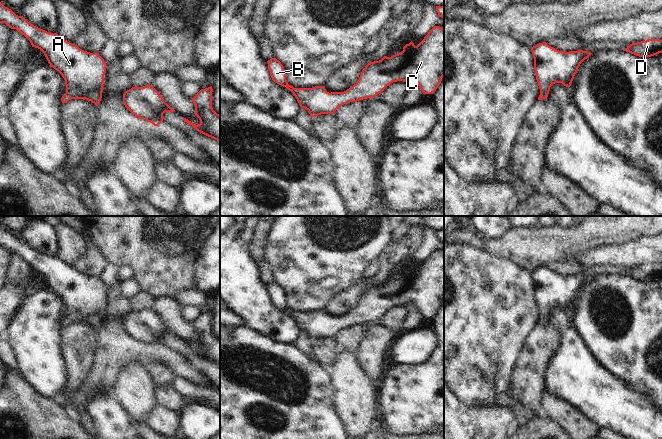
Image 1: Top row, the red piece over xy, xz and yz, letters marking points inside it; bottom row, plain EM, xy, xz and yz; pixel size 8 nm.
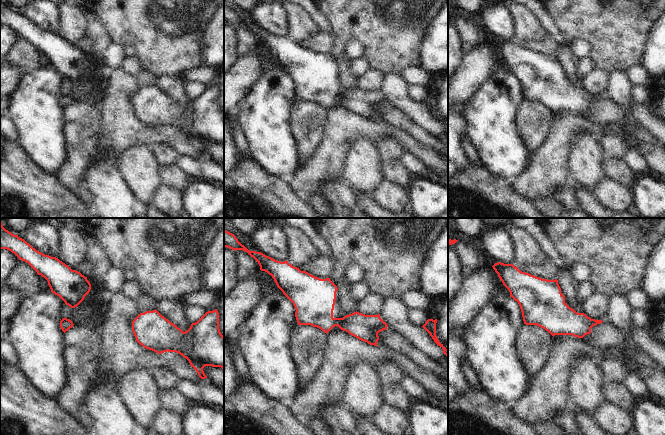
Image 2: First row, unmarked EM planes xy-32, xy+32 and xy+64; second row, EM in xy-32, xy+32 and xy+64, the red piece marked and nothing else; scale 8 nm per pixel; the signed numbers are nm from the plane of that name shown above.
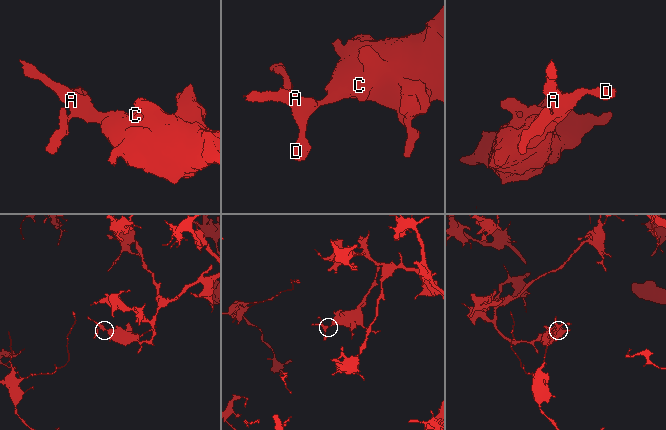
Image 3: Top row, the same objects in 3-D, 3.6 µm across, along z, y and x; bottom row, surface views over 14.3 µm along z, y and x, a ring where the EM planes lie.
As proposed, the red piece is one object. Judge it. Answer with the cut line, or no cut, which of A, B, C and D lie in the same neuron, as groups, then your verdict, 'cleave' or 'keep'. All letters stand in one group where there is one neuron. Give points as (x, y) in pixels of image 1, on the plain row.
no cut | A B C D | keep

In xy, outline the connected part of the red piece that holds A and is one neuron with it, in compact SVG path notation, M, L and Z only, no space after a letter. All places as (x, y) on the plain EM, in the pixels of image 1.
M1 226L0 247L24 259L32 271L44 277L50 291L62 299L66 309L66 317L61 322L63 328L70 323L86 323L98 330L107 292L99 277L84 275L57 257L49 257L34 250Z

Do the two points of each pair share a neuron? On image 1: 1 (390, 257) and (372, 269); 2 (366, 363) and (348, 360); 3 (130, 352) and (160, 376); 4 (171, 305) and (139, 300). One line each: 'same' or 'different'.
1: different
2: different
3: different
4: different

